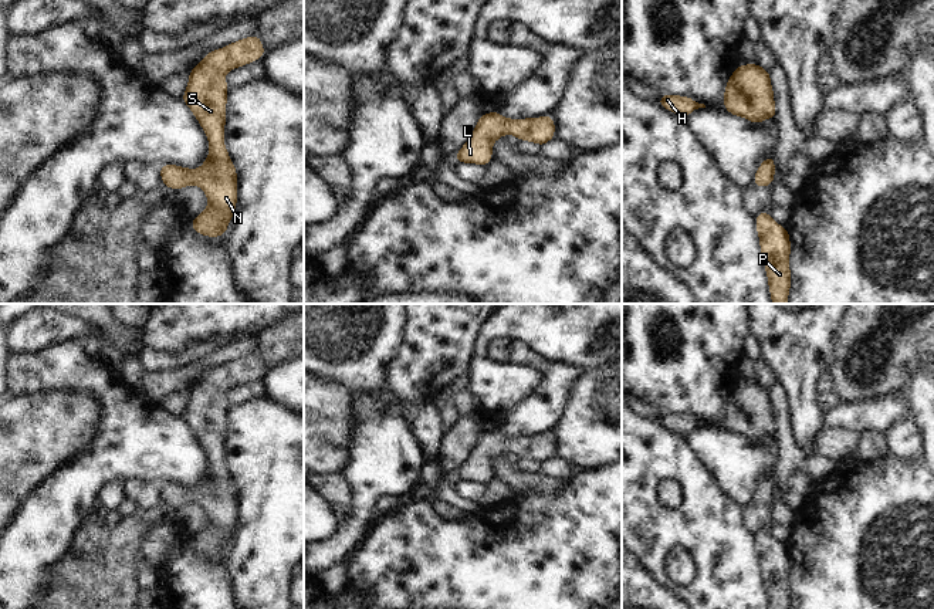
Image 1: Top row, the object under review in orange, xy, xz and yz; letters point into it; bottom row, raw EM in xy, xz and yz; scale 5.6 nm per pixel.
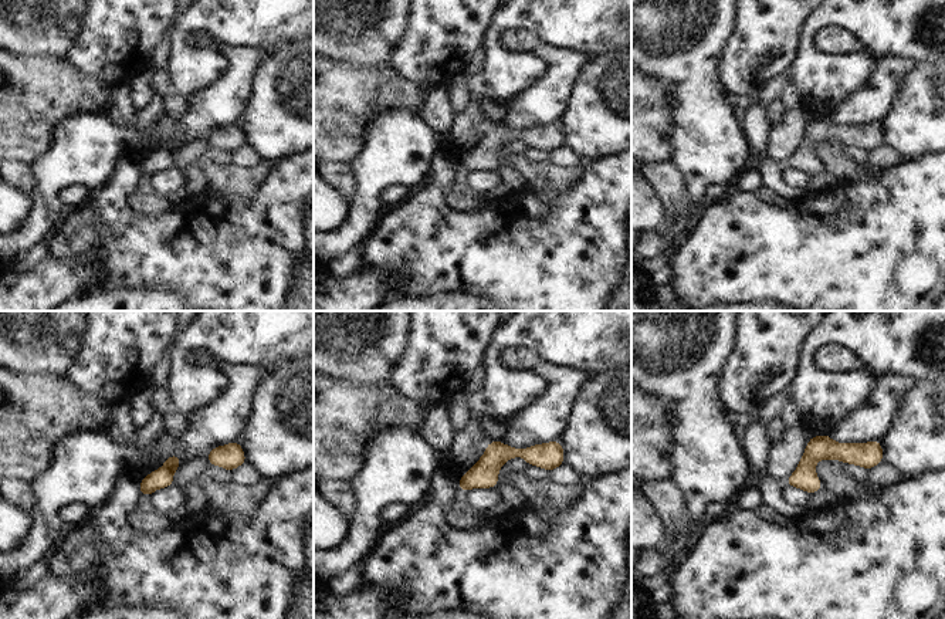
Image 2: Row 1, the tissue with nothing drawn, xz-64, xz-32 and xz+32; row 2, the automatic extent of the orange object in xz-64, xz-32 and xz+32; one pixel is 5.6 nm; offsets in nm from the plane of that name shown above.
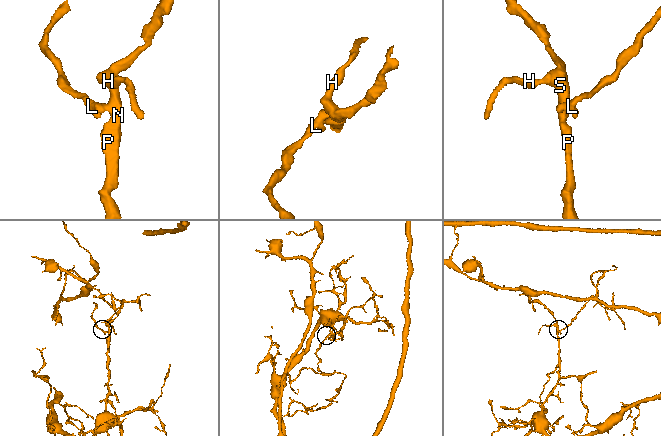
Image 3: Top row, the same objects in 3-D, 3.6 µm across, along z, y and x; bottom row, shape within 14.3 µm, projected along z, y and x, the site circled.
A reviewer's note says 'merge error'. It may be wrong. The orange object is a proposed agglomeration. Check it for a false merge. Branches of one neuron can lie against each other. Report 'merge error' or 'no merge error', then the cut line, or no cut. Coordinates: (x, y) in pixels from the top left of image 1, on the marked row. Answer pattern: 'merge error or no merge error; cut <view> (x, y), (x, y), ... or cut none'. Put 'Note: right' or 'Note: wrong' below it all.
no merge error; cut none
Note: wrong

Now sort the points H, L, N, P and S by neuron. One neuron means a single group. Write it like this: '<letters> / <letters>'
H L N P S

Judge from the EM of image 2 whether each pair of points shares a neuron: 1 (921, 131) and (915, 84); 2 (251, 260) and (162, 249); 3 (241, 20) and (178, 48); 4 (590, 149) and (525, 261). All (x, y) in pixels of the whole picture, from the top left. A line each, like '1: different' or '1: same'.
1: same
2: same
3: same
4: different

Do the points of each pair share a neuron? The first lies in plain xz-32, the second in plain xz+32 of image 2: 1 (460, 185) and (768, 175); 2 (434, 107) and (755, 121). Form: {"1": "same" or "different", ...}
{"1": "same", "2": "same"}

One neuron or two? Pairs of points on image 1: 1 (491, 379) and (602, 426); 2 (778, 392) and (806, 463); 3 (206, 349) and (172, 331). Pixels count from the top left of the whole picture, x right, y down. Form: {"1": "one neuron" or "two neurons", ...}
{"1": "two neurons", "2": "one neuron", "3": "two neurons"}

